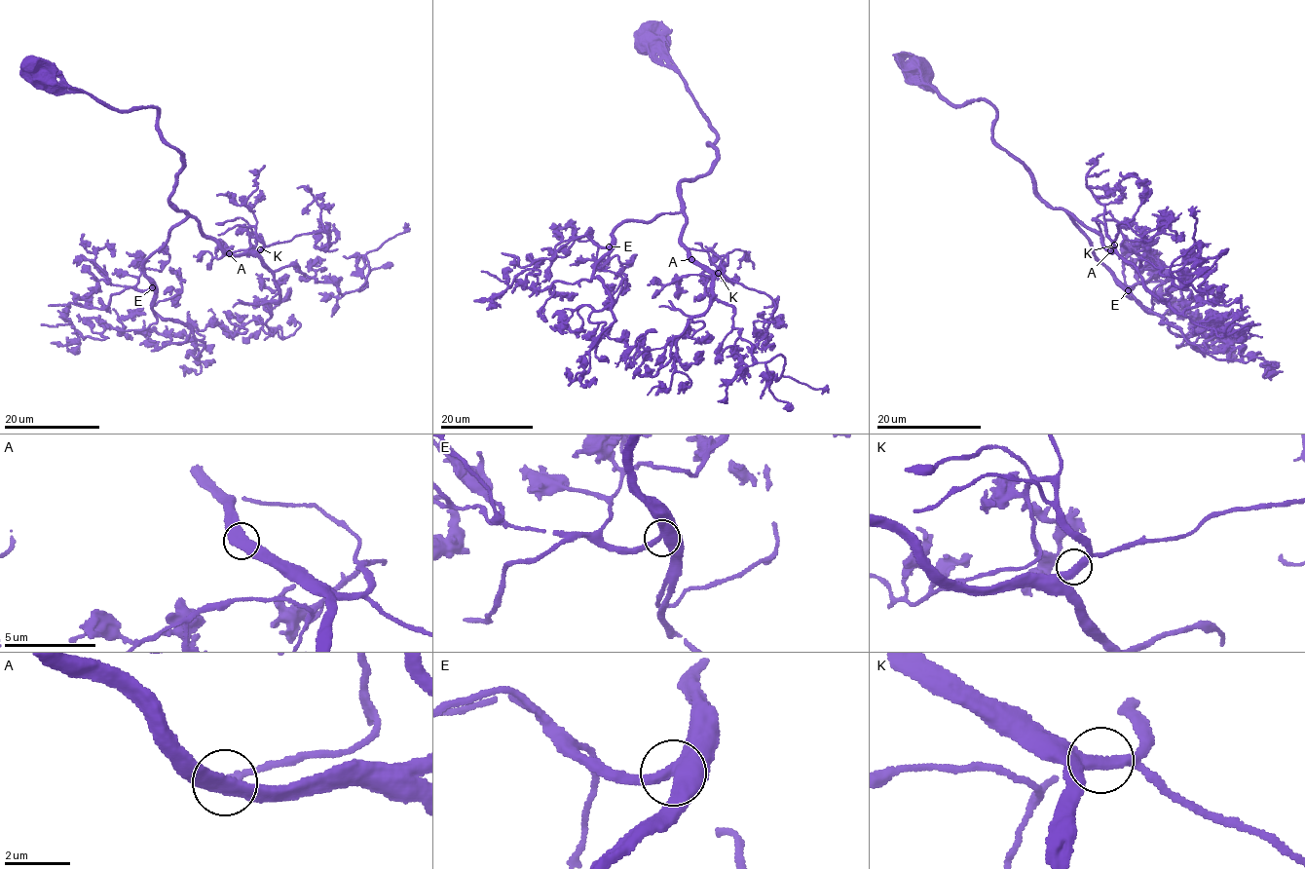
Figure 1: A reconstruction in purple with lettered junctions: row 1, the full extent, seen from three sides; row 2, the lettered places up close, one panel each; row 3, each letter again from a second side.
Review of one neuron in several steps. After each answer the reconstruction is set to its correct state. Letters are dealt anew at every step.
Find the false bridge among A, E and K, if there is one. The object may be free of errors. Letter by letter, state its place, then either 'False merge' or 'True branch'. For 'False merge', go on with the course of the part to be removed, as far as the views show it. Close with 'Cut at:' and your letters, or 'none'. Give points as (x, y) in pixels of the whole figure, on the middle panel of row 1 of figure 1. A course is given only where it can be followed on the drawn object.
A: Place: (691, 259). True branch
E: Place: (609, 246). True branch
K: Place: (718, 273). True branch
Cut at: none

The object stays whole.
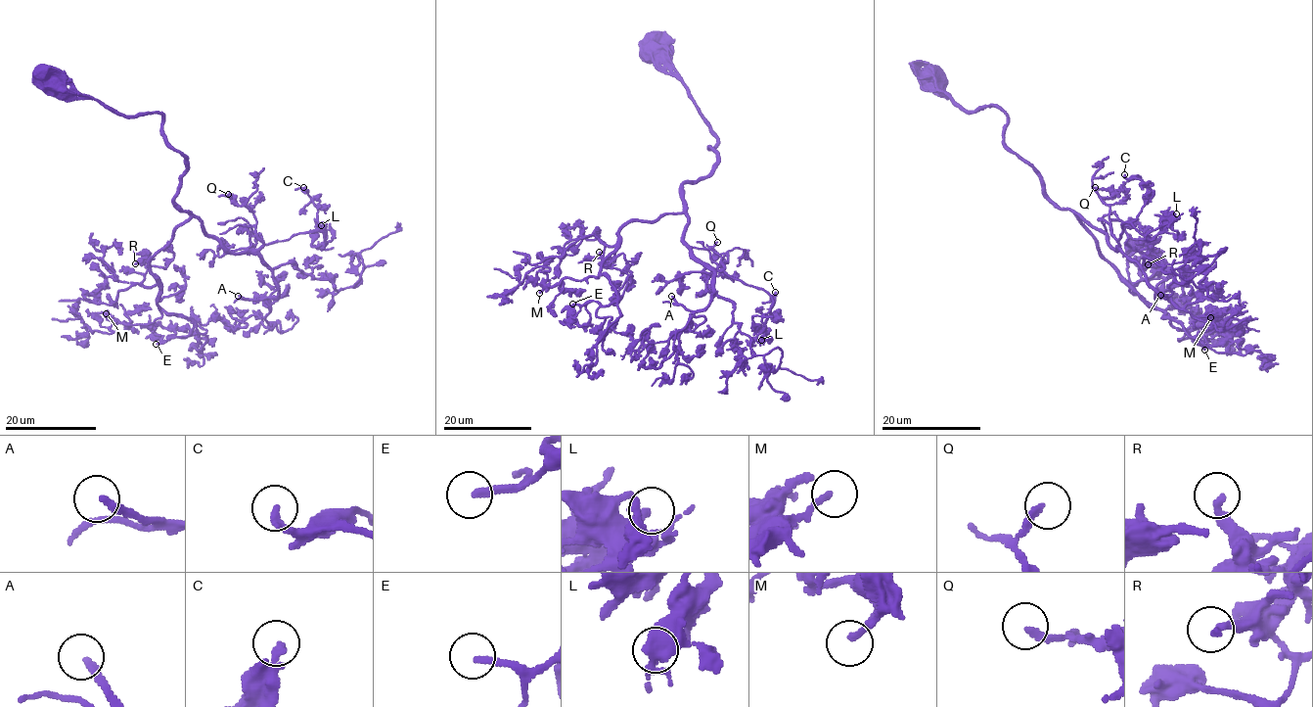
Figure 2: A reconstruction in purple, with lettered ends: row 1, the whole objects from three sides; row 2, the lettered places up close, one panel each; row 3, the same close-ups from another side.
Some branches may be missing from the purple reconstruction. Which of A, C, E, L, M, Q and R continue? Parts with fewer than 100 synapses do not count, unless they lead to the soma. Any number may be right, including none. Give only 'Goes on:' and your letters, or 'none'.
Goes on: E

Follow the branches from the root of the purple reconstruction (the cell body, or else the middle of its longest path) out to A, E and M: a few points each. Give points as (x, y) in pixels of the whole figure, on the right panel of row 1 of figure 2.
A: (932, 82), (964, 110), (999, 107), (1002, 140), (1038, 174), (1042, 193), (1105, 231), (1168, 298), (1160, 295)
E: (932, 82), (964, 110), (999, 107), (1002, 140), (1038, 174), (1042, 193), (1069, 209), (1120, 276), (1204, 350)
M: (932, 82), (964, 110), (999, 107), (1002, 140), (1042, 193), (1171, 324), (1190, 331), (1210, 317)

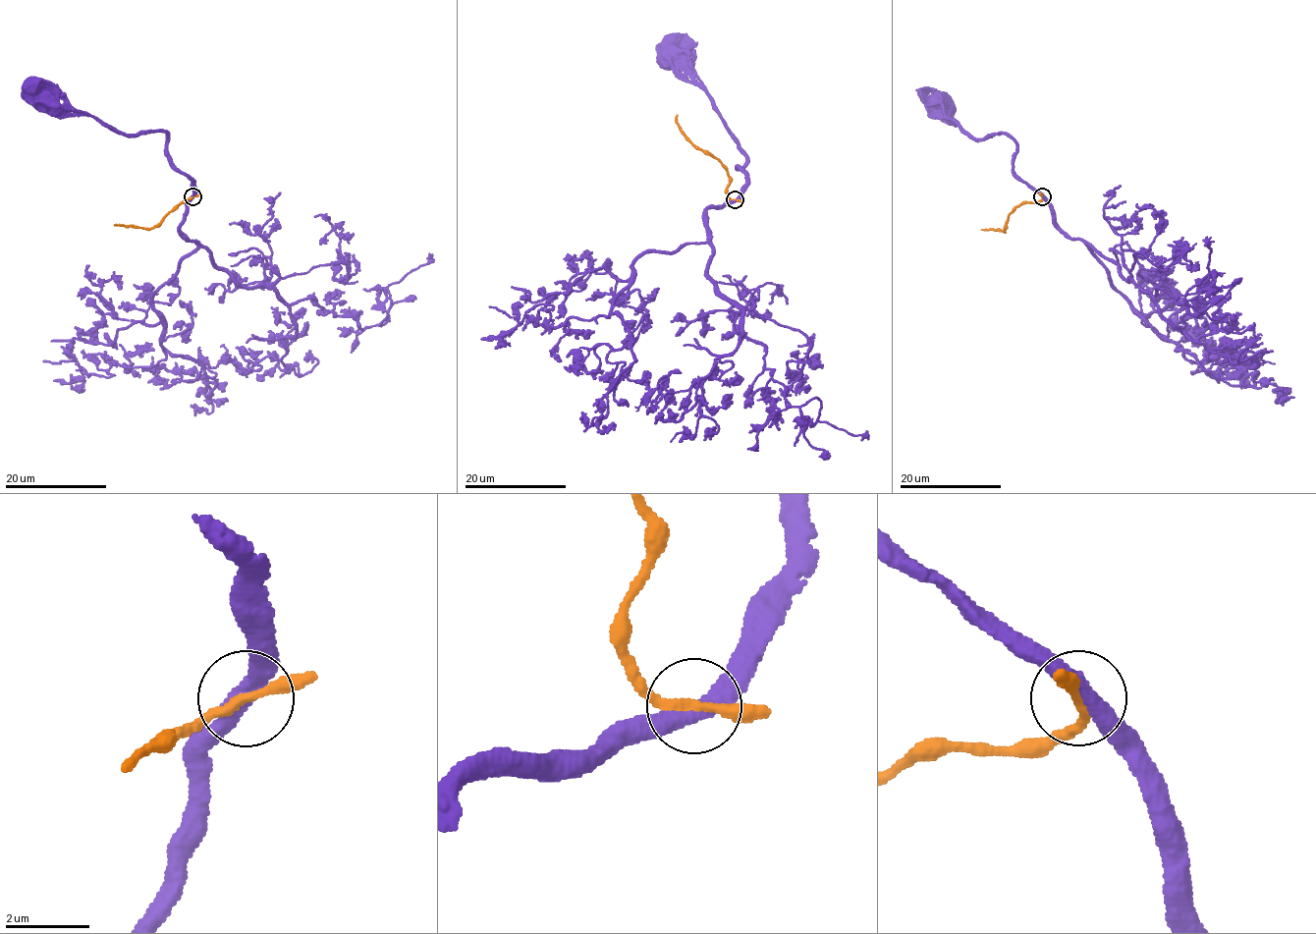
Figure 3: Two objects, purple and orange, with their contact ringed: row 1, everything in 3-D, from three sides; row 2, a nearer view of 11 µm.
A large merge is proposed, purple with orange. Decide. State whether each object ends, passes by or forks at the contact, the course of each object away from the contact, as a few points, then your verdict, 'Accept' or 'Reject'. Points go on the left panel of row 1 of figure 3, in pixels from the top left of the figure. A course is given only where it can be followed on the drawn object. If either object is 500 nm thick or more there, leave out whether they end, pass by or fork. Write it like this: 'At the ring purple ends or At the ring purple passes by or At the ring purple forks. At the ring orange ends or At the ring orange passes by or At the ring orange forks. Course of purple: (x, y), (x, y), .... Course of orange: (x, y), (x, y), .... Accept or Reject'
At the ring purple passes by. At the ring orange passes by. Course of purple: (192, 197), (190, 179), (177, 168), (167, 150), (165, 133), (119, 134), (90, 115), (54, 109), (41, 100). Course of orange: (191, 197), (181, 201), (148, 229), (115, 224). Reject

